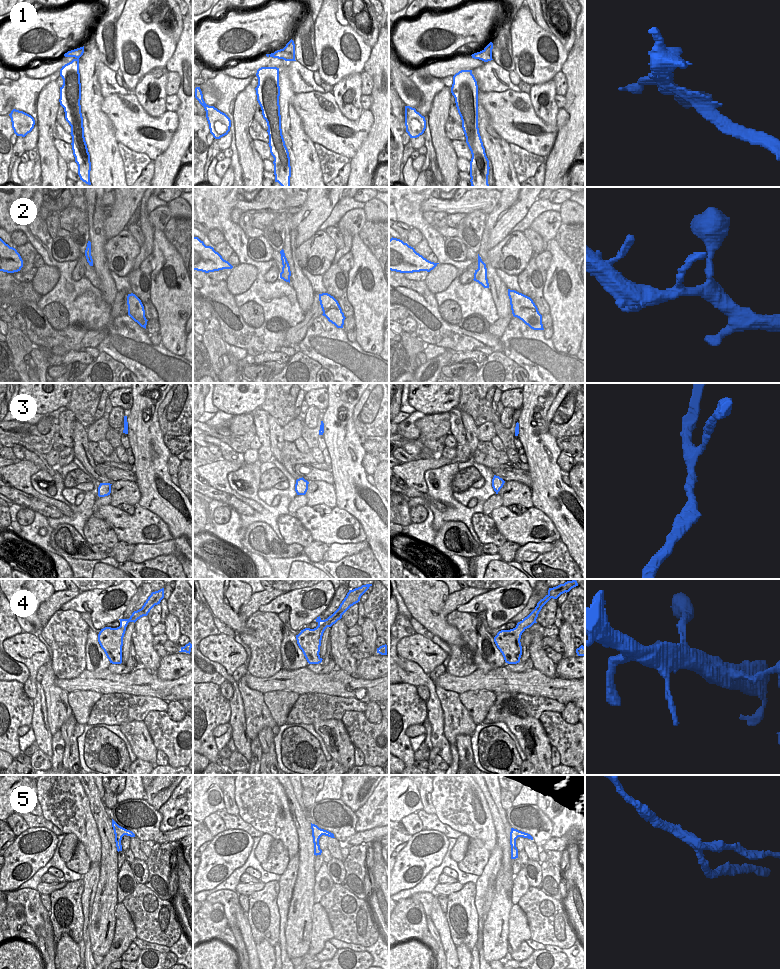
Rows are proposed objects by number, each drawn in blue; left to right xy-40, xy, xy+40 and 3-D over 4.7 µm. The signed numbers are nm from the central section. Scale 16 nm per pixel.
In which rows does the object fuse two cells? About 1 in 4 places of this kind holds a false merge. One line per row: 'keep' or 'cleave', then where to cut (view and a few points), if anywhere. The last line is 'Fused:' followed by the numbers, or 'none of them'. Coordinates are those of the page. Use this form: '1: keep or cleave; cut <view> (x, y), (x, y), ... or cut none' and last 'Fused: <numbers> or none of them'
1: keep; cut none
2: keep; cut none
3: keep; cut none
4: keep; cut none
5: keep; cut none
Fused: none of them

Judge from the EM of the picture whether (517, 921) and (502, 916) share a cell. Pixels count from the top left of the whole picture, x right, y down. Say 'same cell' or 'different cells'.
different cells

